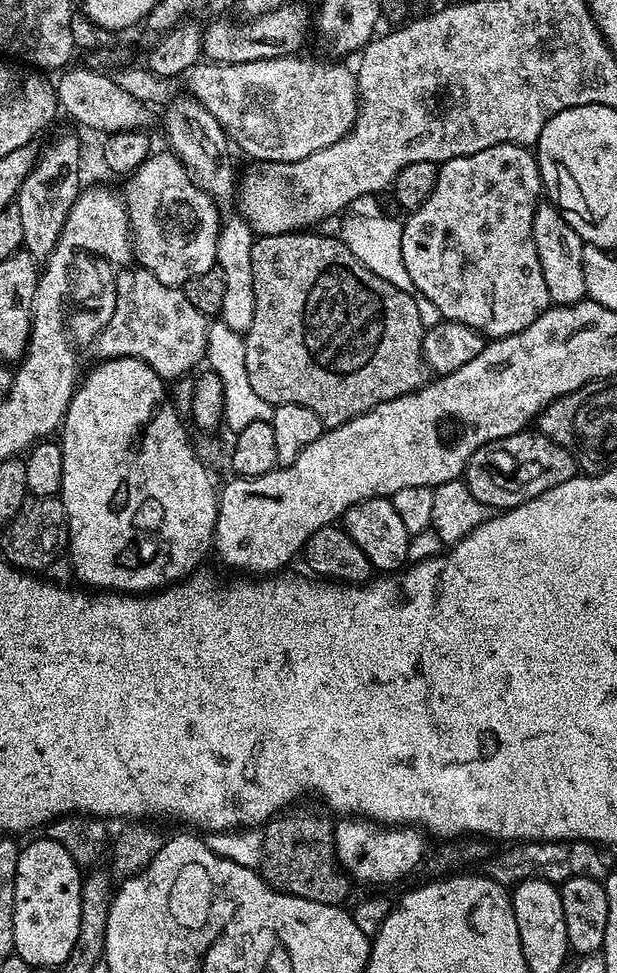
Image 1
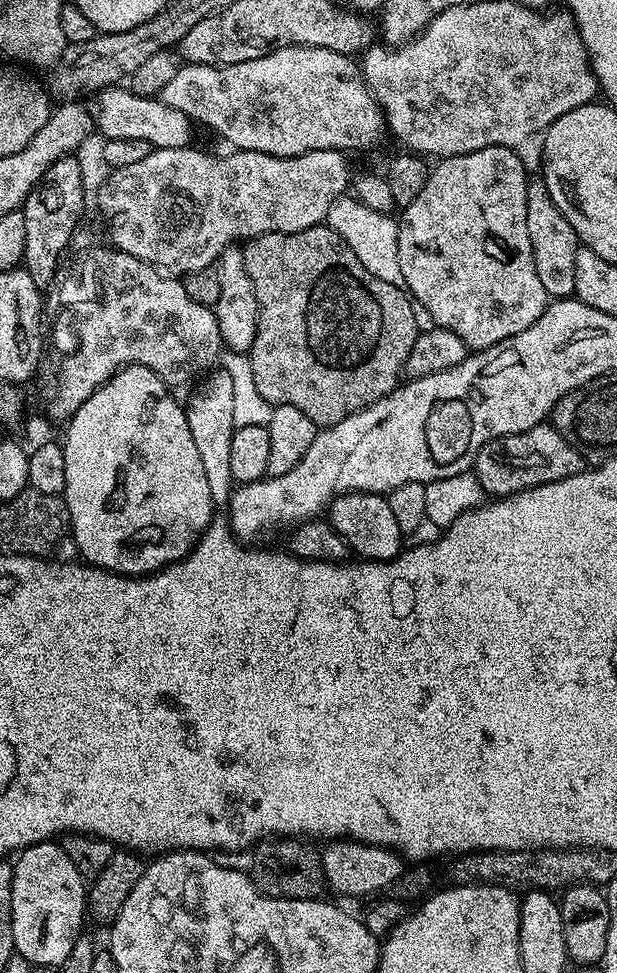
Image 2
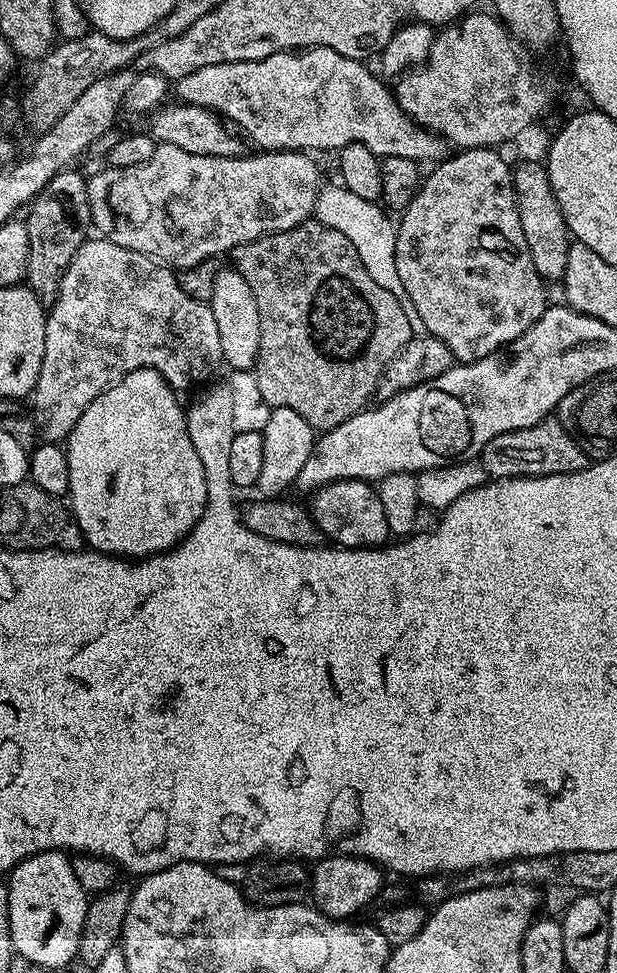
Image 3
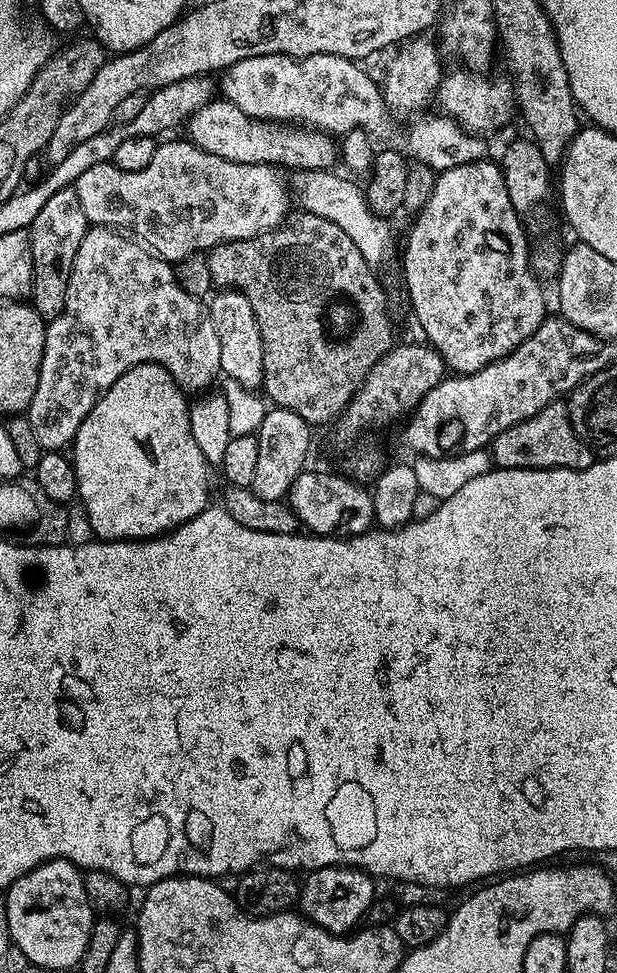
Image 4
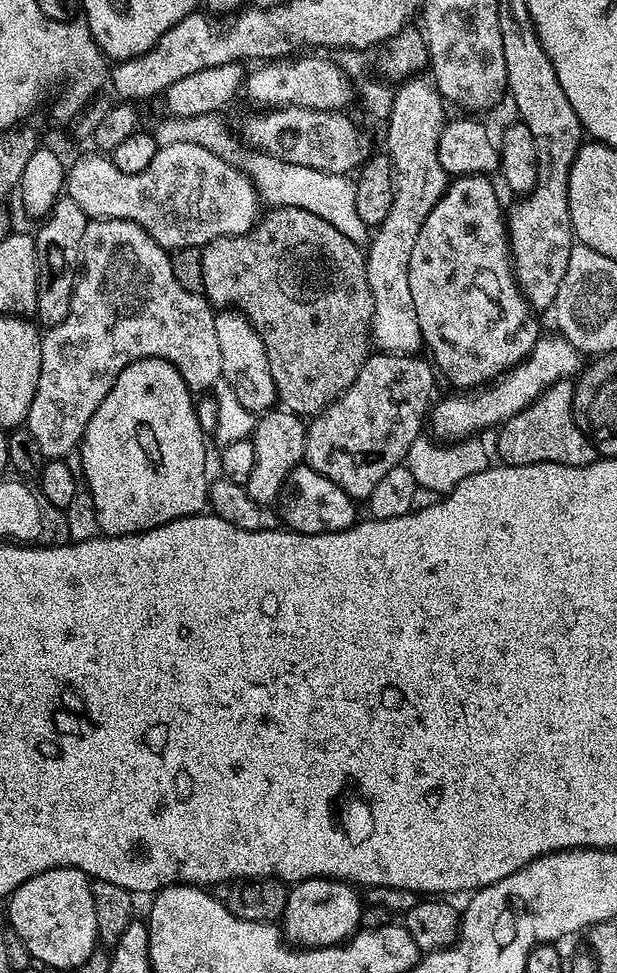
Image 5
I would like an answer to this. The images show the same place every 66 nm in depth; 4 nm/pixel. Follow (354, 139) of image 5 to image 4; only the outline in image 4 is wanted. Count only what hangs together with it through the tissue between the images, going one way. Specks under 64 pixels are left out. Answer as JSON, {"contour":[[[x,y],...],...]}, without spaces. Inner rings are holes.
{"contour":[[[213,98],[208,104],[202,106],[186,121],[187,139],[214,154],[218,158],[226,158],[226,162],[242,162],[243,164],[271,164],[281,166],[283,169],[296,168],[305,172],[318,172],[333,167],[332,163],[338,160],[338,144],[329,133],[322,129],[301,126],[298,123],[275,123],[270,120],[256,120],[230,100]]]}

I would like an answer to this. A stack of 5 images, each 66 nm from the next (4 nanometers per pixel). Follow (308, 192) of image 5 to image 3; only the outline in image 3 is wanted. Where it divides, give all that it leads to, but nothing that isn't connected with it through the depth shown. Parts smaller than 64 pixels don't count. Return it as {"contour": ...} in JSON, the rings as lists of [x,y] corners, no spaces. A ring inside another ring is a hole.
{"contour":[[[340,182],[325,183],[316,199],[315,219],[326,226],[338,230],[338,234],[346,234],[350,238],[350,246],[358,250],[358,258],[366,266],[366,271],[378,286],[390,290],[394,298],[407,301],[406,286],[402,286],[402,277],[398,274],[398,262],[394,262],[396,253],[396,224],[387,216],[389,213],[377,201],[360,198]]]}

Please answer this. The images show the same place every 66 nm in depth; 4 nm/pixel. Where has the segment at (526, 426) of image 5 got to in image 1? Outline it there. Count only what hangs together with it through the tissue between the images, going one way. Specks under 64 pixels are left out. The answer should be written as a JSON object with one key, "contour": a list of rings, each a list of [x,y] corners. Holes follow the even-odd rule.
{"contour":[[[525,430],[492,440],[479,448],[468,459],[466,483],[470,494],[487,509],[507,510],[554,486],[562,486],[562,482],[577,472],[576,459],[565,448],[541,436],[539,431]]]}

